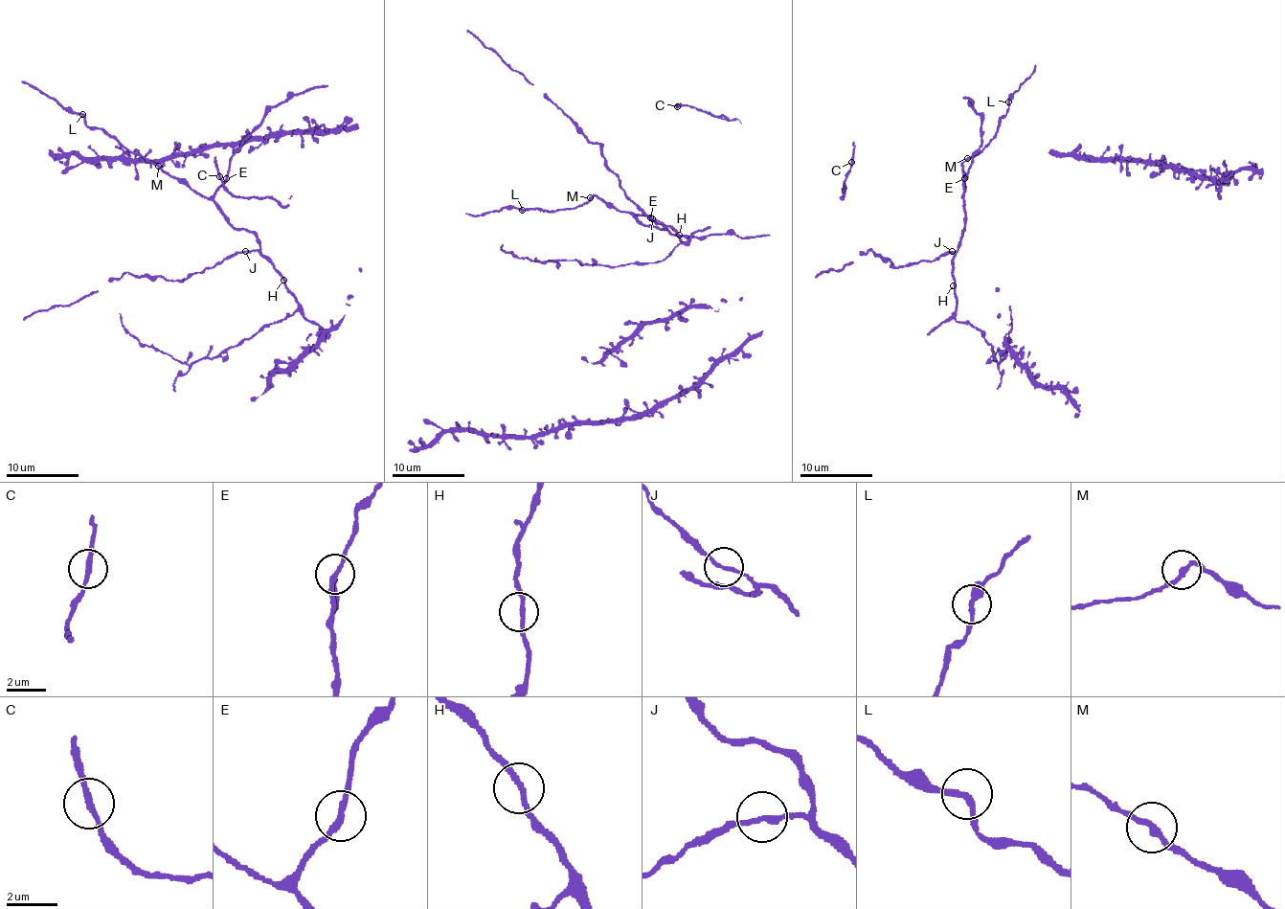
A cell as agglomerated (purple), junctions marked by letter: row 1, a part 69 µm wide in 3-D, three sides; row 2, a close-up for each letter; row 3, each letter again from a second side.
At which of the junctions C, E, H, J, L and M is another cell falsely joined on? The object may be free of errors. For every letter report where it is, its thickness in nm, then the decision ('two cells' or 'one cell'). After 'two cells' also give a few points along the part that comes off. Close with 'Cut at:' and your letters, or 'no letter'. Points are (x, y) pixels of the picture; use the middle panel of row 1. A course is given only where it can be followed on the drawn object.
C: place (677, 106); calibre 240 nm; one cell
E: place (650, 217); calibre 220 nm; one cell
H: place (679, 235); calibre 200 nm; one cell
J: place (652, 218); calibre 180 nm; one cell
L: place (522, 210); calibre 200 nm; one cell
M: place (590, 197); calibre 240 nm; one cell
Cut at: no letter

